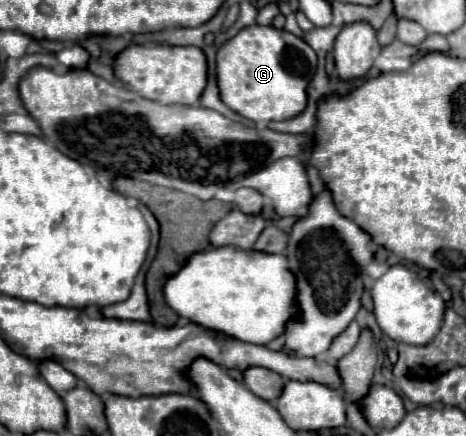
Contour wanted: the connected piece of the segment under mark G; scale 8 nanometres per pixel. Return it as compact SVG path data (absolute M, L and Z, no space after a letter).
M247 26L227 40L215 58L221 100L237 114L253 122L289 120L307 104L305 88L315 74L317 54L303 40L273 26Z

